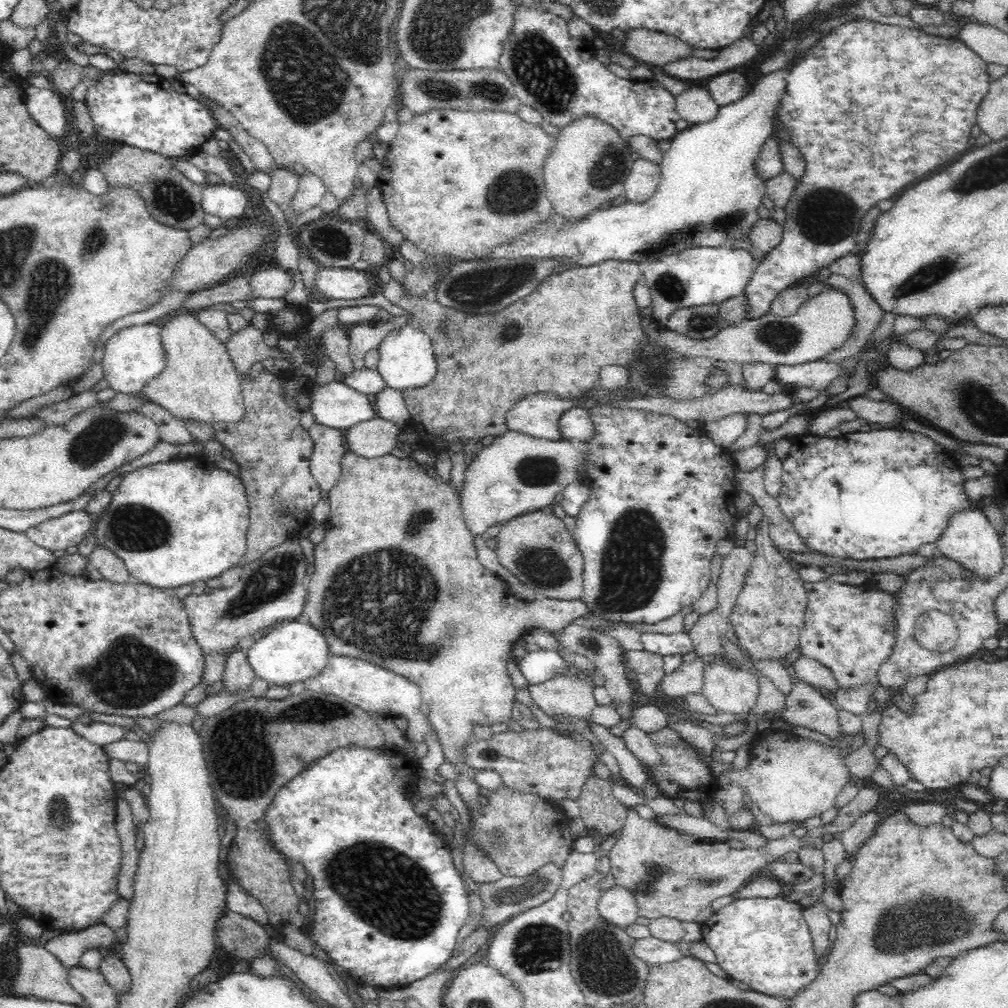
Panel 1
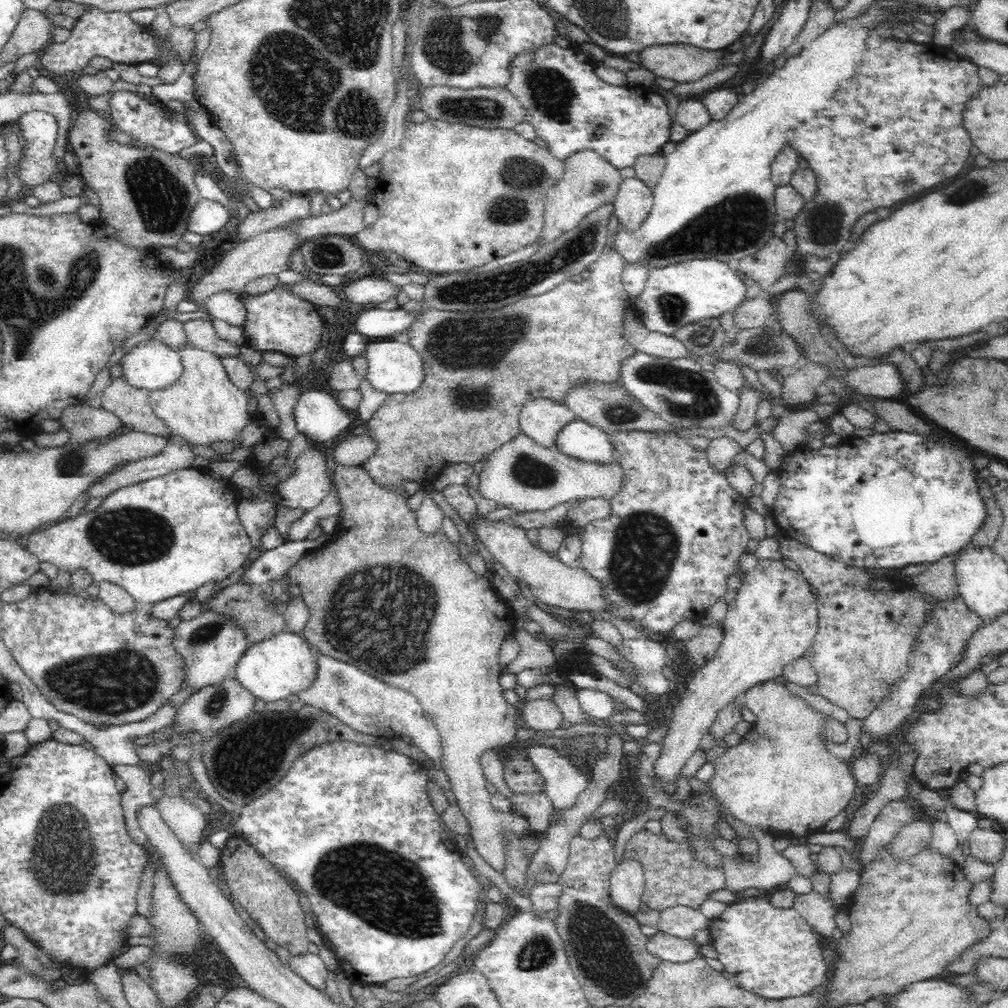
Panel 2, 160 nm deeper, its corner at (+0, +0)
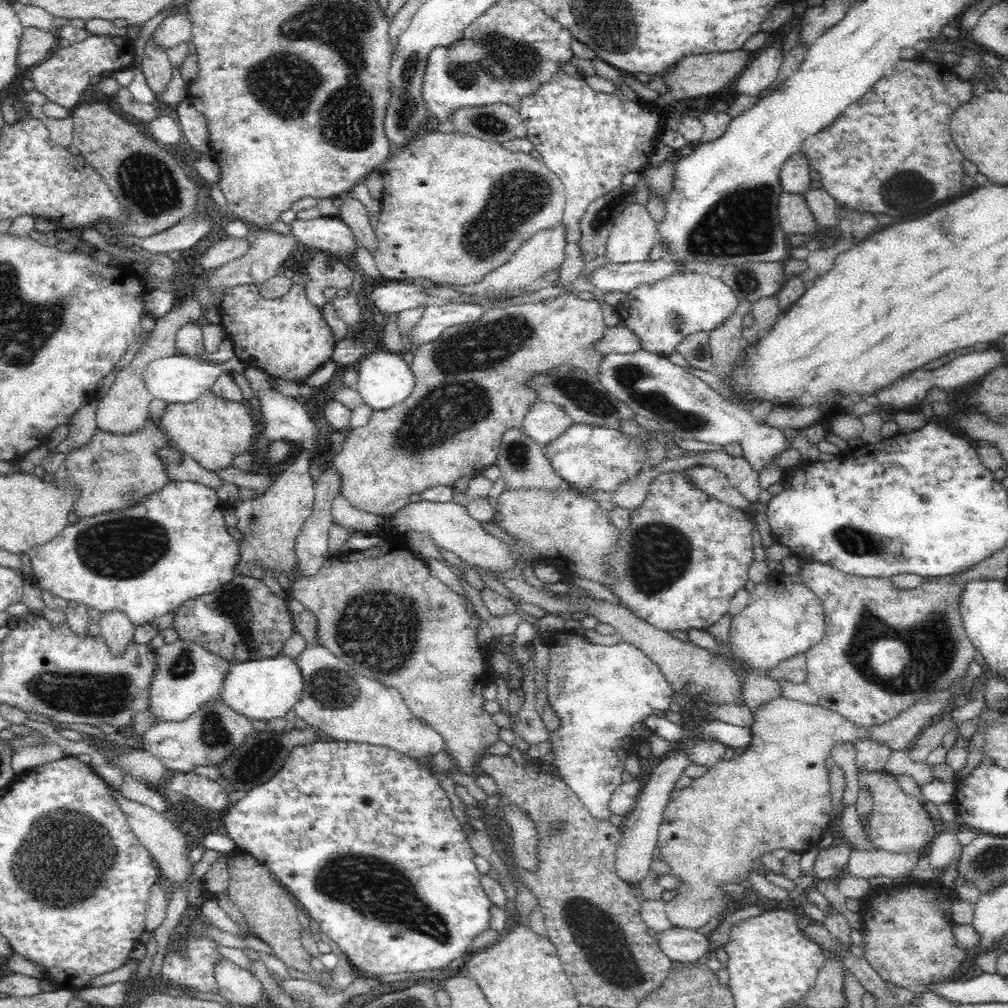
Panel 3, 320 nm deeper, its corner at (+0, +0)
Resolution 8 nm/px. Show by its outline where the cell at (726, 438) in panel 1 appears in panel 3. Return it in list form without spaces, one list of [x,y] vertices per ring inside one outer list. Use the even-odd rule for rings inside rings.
[[[700,465],[691,470],[691,474],[692,480],[699,488],[725,504],[730,504],[745,511],[753,508],[754,504],[747,500],[742,493],[737,492],[730,484],[728,475],[724,471],[718,470],[716,466]]]

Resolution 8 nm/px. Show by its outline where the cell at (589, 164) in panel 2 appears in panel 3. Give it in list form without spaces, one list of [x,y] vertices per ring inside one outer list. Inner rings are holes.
[[[560,221],[553,227],[537,230],[518,250],[512,255],[512,258],[506,264],[500,265],[492,272],[484,275],[478,282],[467,284],[468,286],[454,285],[459,293],[476,294],[486,296],[490,292],[502,292],[502,290],[518,290],[520,286],[526,288],[530,281],[535,281],[546,271],[553,269],[556,265],[564,262],[564,248],[566,248],[566,238],[568,238],[568,229],[566,223]]]

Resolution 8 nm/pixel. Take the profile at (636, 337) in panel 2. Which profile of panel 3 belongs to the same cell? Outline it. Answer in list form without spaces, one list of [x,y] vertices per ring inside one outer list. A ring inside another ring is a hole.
[[[620,320],[616,326],[606,329],[604,336],[598,340],[596,349],[604,352],[606,356],[612,353],[634,354],[634,352],[644,351],[644,343],[634,329]]]

